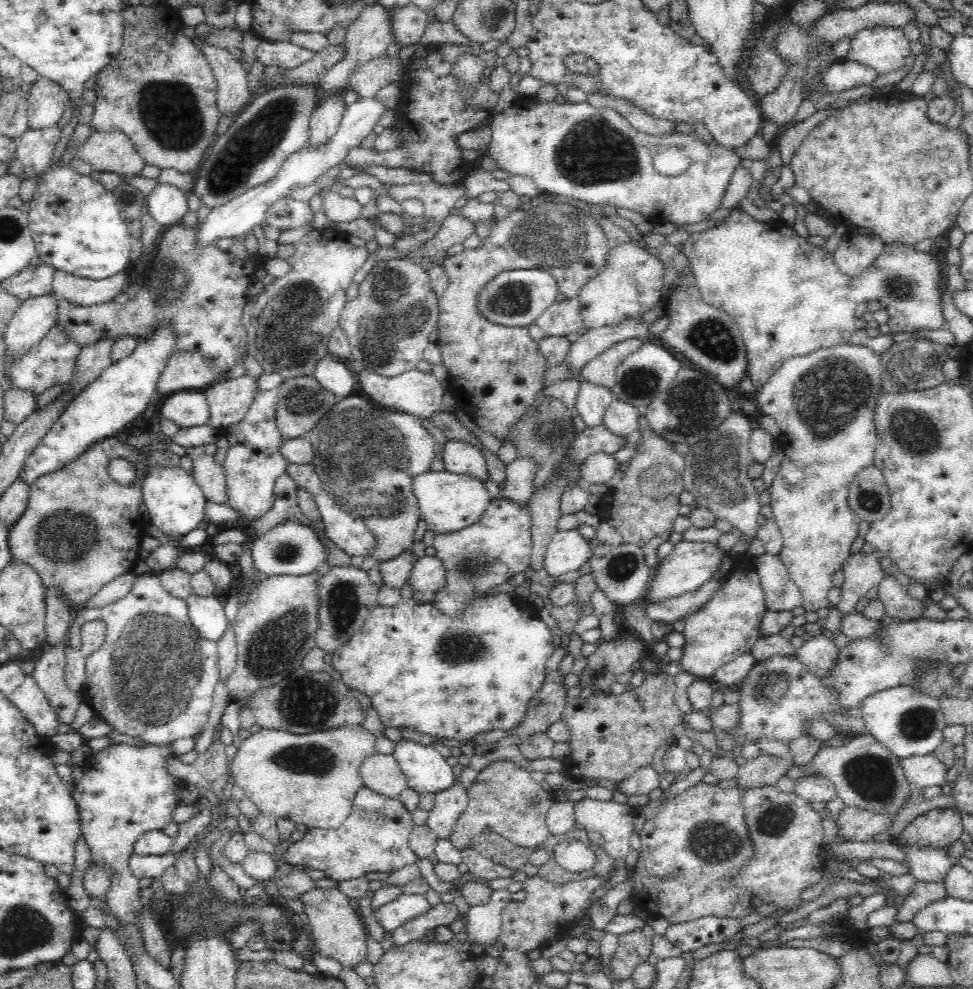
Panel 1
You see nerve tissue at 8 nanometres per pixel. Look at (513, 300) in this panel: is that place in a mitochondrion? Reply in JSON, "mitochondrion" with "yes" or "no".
{"mitochondrion":"yes"}

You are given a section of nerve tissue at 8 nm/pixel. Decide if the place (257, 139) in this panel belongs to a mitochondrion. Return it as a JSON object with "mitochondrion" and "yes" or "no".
{"mitochondrion":"yes"}

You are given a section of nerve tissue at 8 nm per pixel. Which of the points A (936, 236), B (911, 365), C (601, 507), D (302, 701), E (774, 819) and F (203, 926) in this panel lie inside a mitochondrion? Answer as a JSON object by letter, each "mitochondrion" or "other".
{"A":"other","B":"mitochondrion","C":"other","D":"mitochondrion","E":"mitochondrion","F":"mitochondrion"}

